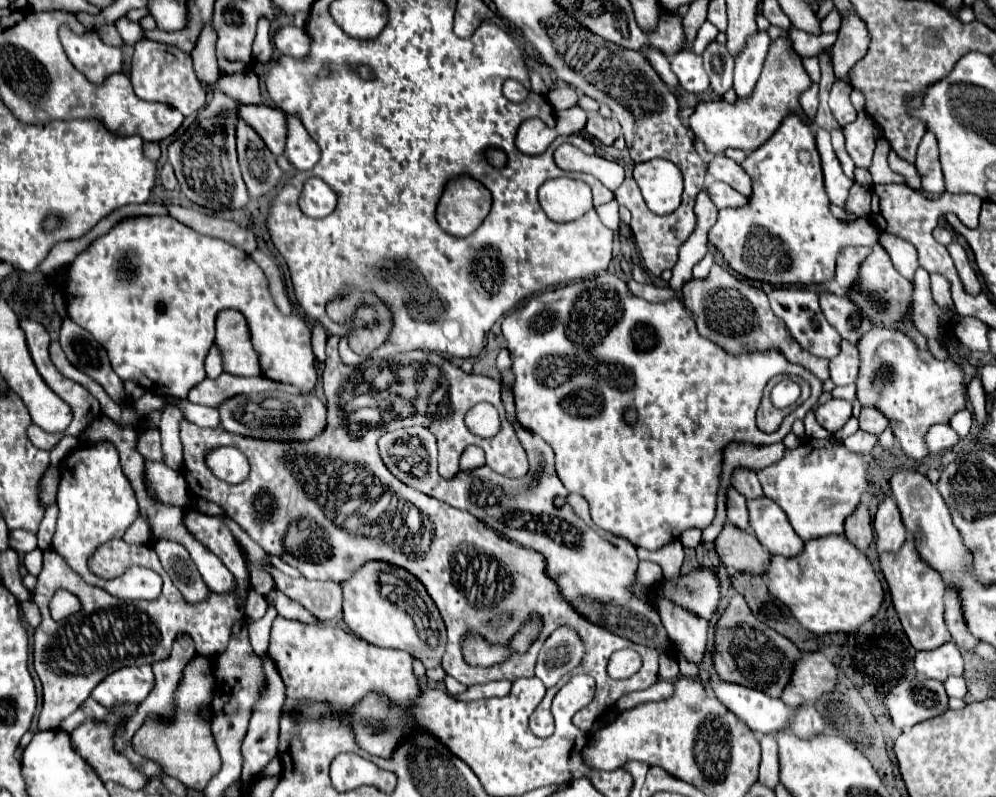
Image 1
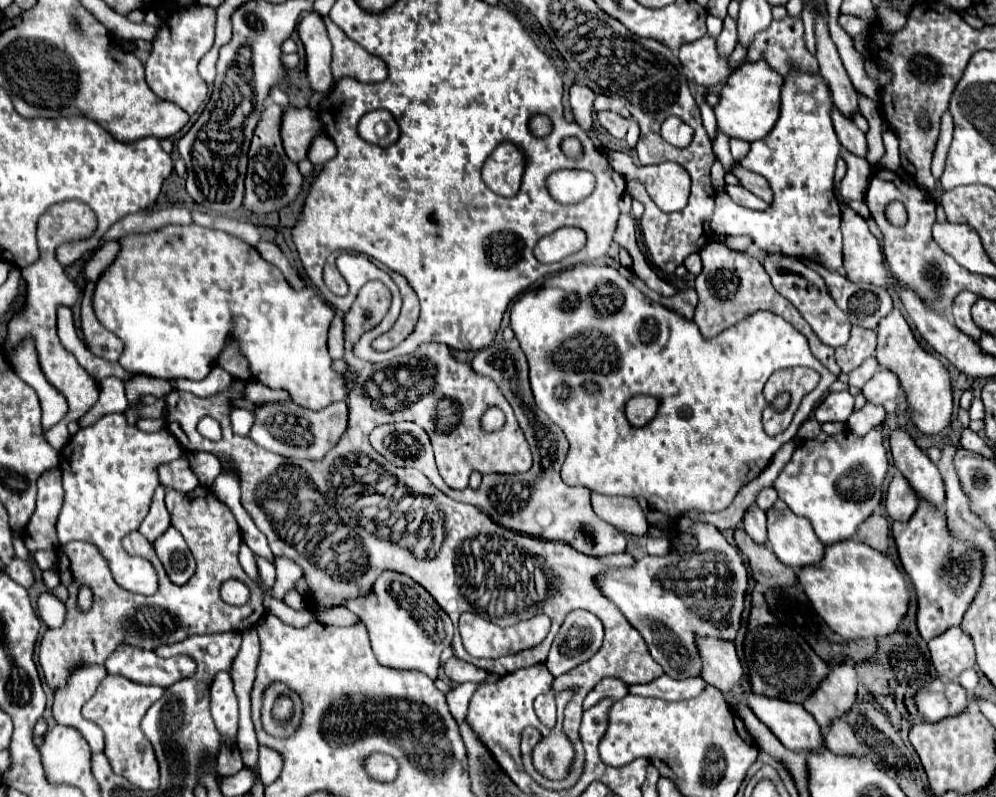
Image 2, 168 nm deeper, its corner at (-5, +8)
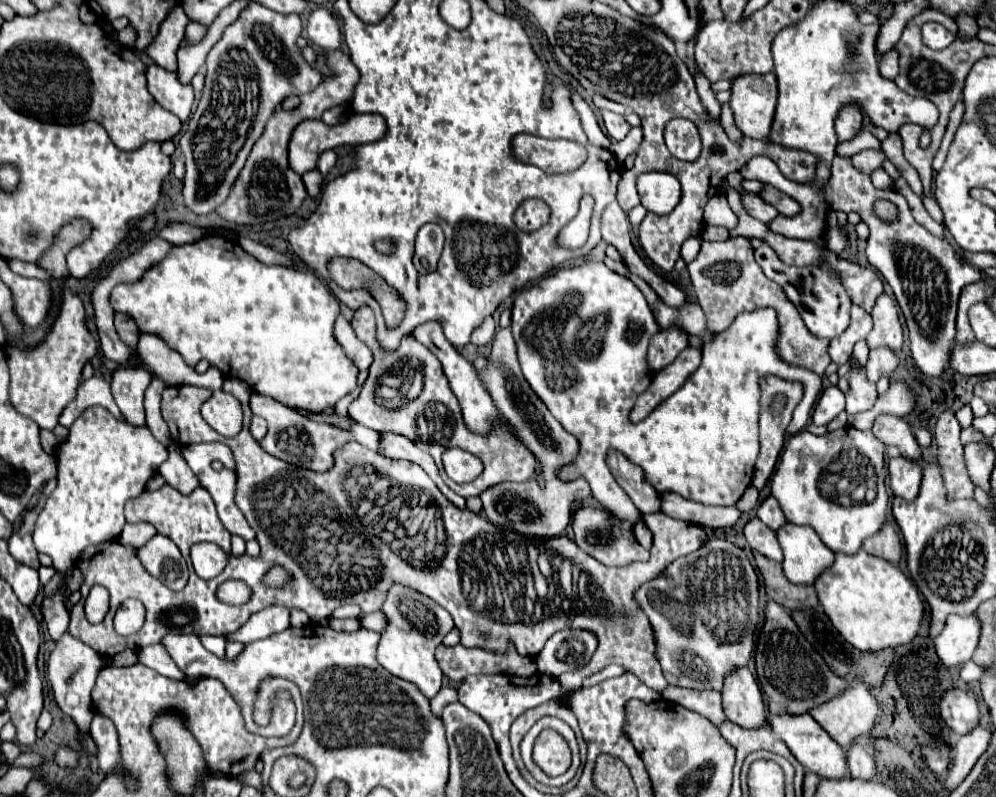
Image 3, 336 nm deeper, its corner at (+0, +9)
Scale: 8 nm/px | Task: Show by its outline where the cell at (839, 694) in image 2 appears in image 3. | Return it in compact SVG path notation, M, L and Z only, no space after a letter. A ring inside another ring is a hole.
M854 682L852 686L848 686L846 690L838 692L834 698L830 698L828 702L816 706L810 710L810 716L832 736L832 740L836 740L842 748L848 748L856 736L860 734L868 734L872 730L872 726L878 720L878 704L872 698L872 694L868 692L868 688L862 682Z

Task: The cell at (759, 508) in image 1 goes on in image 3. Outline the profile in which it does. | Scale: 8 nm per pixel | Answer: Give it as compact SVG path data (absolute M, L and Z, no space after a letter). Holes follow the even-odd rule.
M786 522L776 530L776 536L784 552L782 570L794 584L814 584L818 574L834 562L834 552L822 544L810 526Z

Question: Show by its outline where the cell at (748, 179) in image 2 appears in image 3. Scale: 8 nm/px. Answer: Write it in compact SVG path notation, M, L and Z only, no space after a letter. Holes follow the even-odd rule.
M764 184L764 188L760 190L762 200L766 200L768 204L772 204L780 214L786 214L786 216L794 216L796 212L800 212L800 206L794 198L790 198L788 194L782 194L780 190L772 188L770 184Z

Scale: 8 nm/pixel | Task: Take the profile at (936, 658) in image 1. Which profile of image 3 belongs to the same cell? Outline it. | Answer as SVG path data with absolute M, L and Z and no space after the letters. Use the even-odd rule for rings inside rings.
M948 616L942 634L934 638L936 654L948 668L968 662L976 650L976 644L978 644L976 616Z

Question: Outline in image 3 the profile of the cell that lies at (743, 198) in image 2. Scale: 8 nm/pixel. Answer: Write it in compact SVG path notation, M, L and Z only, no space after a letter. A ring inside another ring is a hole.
M740 192L740 202L742 202L742 206L744 206L744 210L752 216L752 218L756 218L756 220L760 220L760 222L764 222L764 224L768 224L770 220L774 220L774 216L778 216L778 210L776 208L770 208L770 204L766 204L758 194L754 194L754 192Z

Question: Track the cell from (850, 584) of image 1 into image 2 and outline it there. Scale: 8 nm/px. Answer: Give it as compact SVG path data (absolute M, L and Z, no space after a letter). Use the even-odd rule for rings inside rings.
M857 539L829 545L819 565L809 565L799 571L799 583L817 615L847 641L887 637L897 631L909 611L909 589L903 571L885 553Z

